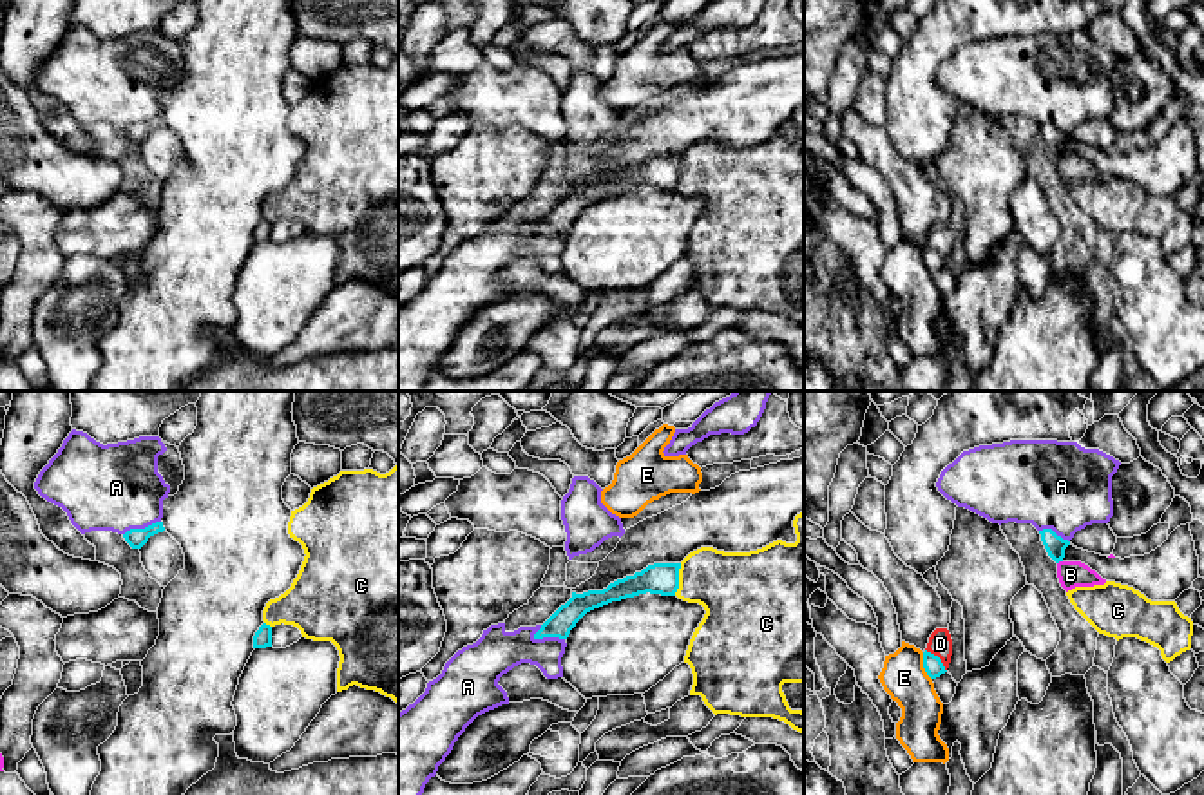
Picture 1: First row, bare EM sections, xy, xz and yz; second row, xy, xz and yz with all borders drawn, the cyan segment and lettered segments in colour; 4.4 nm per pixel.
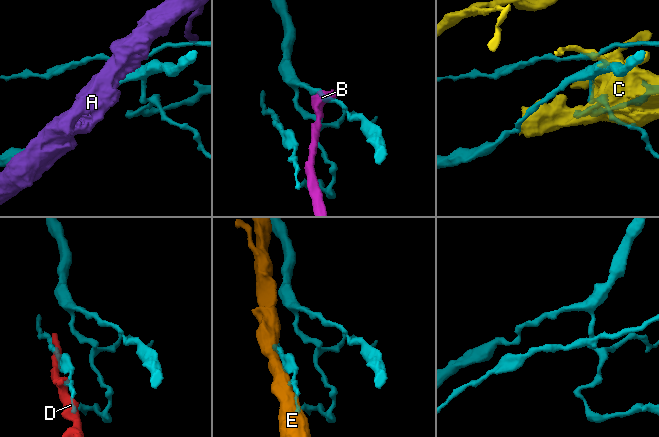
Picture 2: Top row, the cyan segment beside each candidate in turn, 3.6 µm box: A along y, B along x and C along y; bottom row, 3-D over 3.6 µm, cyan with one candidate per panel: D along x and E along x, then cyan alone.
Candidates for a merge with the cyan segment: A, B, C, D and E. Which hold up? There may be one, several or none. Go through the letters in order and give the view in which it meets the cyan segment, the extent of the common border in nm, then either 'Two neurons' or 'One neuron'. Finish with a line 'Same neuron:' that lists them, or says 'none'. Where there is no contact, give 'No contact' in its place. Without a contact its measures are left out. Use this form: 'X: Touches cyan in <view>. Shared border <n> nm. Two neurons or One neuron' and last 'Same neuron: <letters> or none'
A: Touches cyan in xz. Shared border 150 nm. Two neurons
B: Touches cyan in yz. Shared border 30 nm. Two neurons
C: Touches cyan in xz. Shared border 150 nm. Two neurons
D: Touches cyan in yz. Shared border 140 nm. Two neurons
E: Touches cyan in yz. Shared border 130 nm. Two neurons
Same neuron: none

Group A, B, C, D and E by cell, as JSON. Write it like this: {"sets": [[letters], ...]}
{"sets": [["A", "D"], ["B"], ["C"], ["E"]]}

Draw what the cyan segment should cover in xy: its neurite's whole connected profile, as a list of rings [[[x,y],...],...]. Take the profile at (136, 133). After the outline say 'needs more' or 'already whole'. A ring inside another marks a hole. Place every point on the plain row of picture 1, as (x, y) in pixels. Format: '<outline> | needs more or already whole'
[[[156,116],[145,123],[130,123],[123,129],[125,136],[132,141],[132,143],[141,143],[150,130],[163,127],[163,116]]] | already whole

